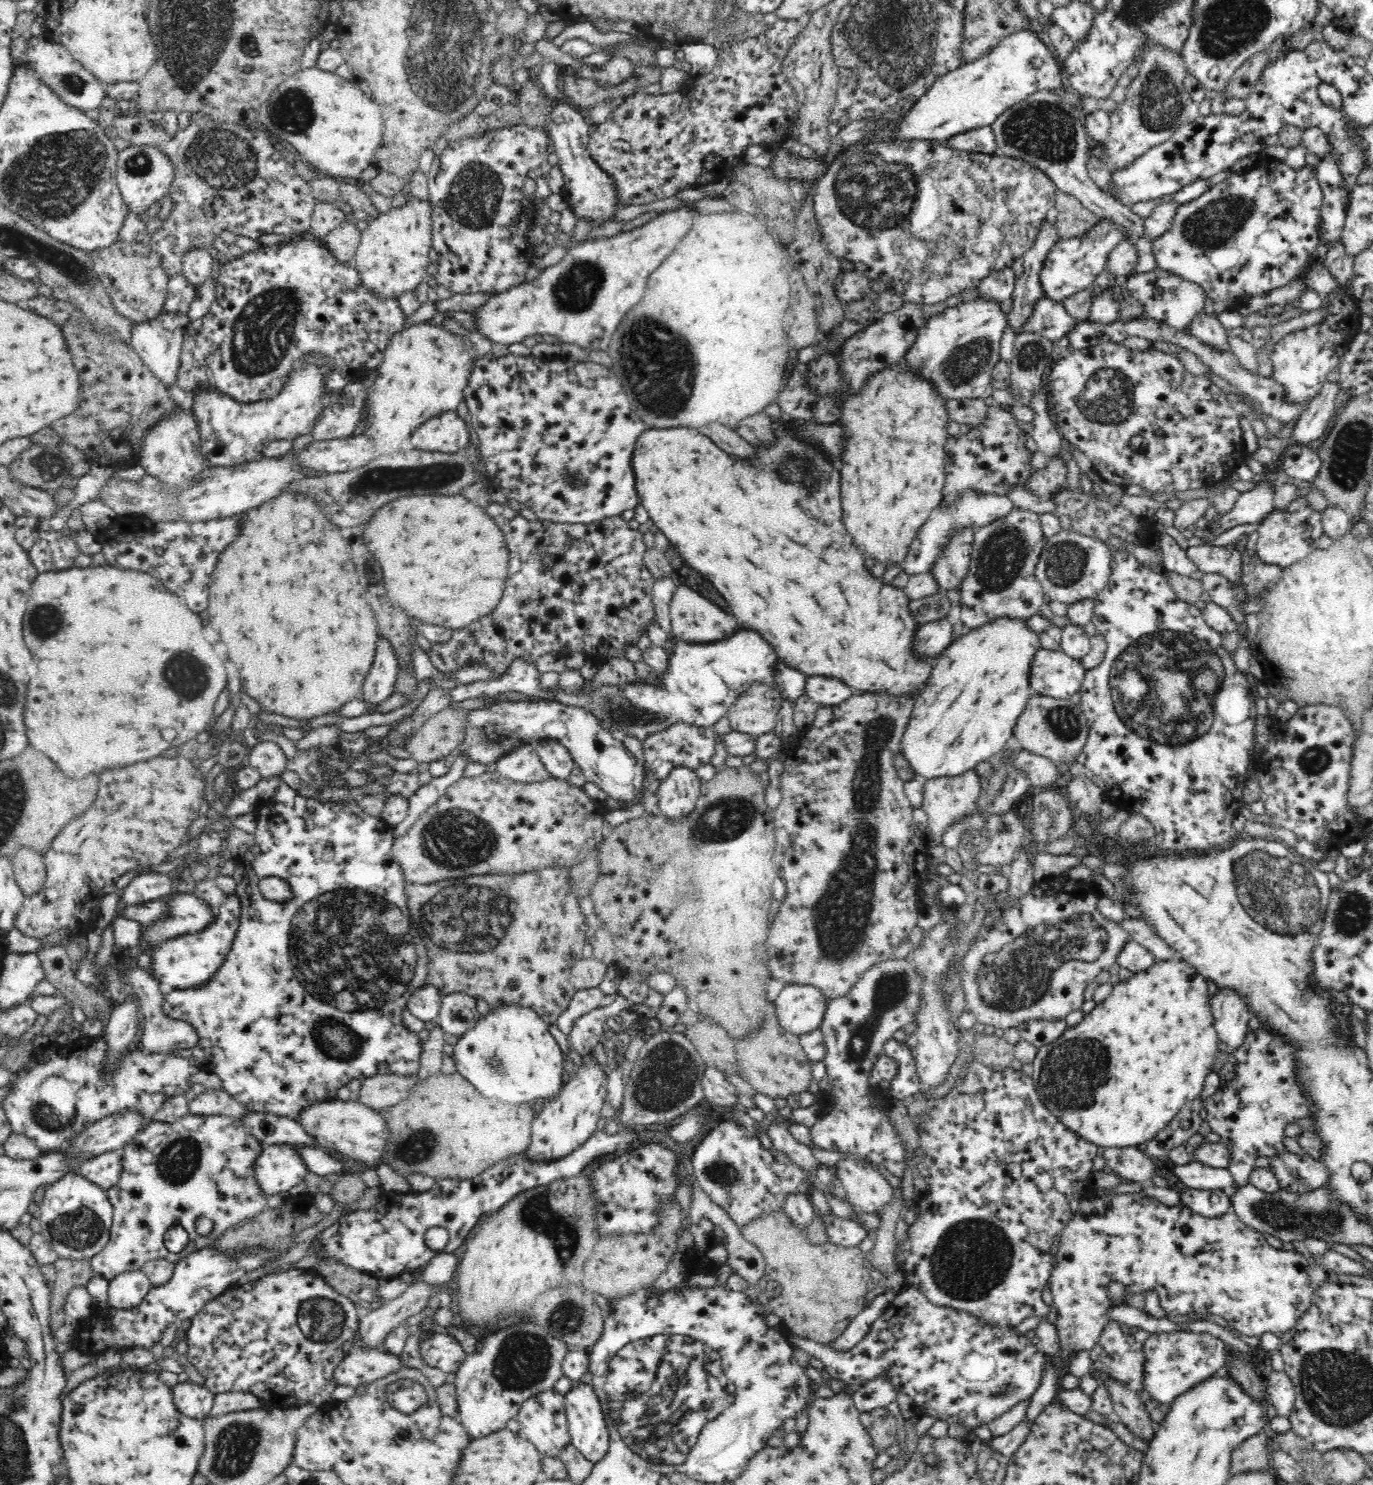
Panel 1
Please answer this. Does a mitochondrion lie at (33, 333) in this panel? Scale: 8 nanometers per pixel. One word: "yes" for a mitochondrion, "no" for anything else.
no

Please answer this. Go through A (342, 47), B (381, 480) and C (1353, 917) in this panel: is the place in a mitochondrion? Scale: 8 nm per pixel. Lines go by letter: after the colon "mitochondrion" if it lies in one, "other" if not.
A: other
B: mitochondrion
C: mitochondrion

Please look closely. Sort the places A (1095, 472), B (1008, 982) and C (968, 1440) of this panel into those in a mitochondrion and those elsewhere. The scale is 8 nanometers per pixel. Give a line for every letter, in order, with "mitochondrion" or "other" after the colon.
A: other
B: mitochondrion
C: other

